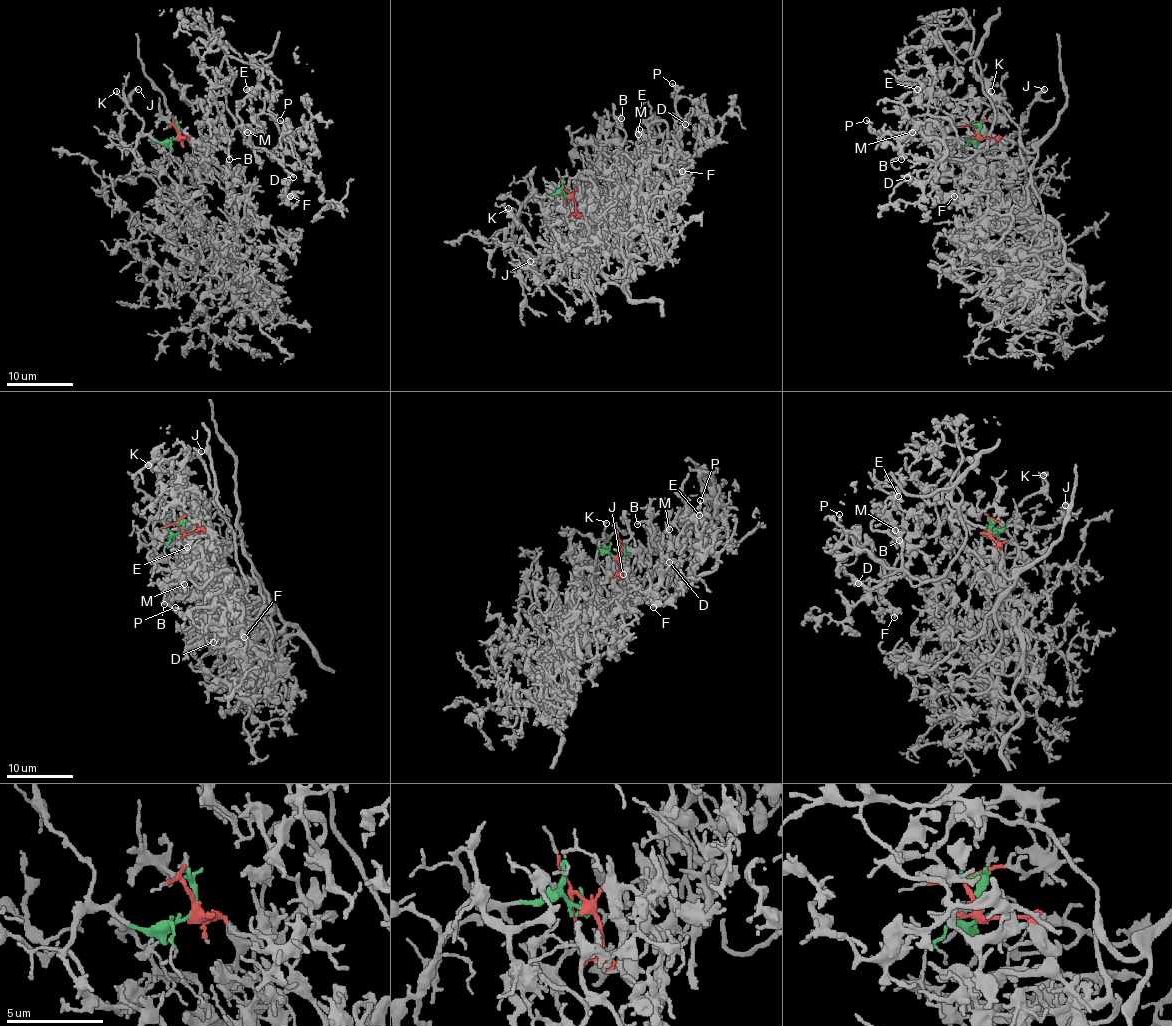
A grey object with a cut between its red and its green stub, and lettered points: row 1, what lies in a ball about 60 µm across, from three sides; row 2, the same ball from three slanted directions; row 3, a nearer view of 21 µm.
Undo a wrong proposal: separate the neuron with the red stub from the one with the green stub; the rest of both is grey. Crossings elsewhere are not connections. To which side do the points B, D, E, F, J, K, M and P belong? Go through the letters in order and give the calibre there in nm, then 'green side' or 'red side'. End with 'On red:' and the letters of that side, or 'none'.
B: 160 nm | red side
D: 150 nm | red side
E: 320 nm | red side
F: 200 nm | red side
J: 140 nm | green side
K: 90 nm | green side
M: 260 nm | red side
P: 170 nm | red side
On red: B, D, E, F, M, P

